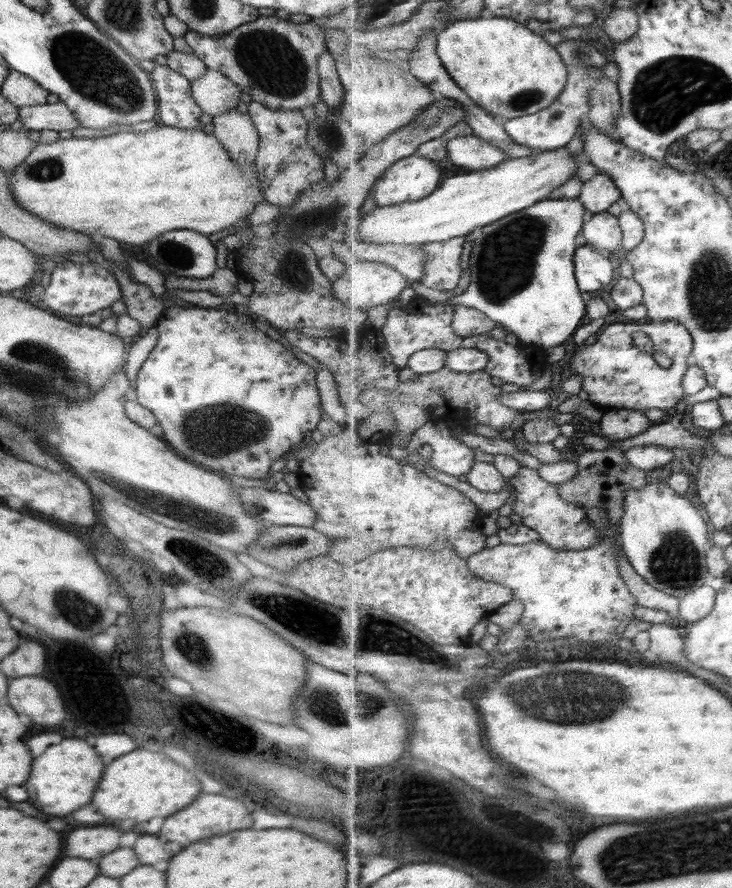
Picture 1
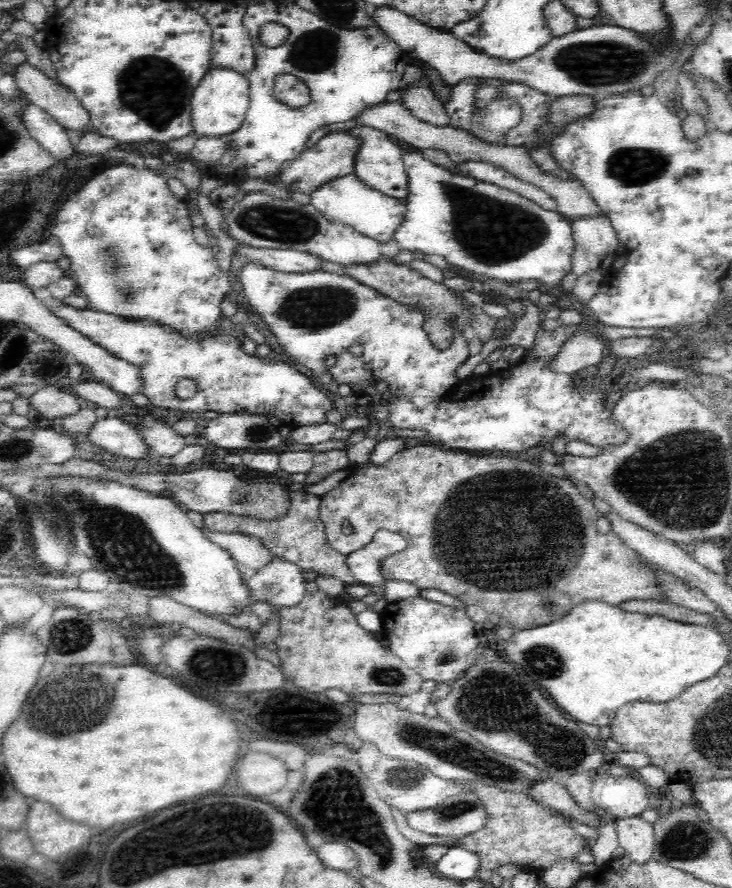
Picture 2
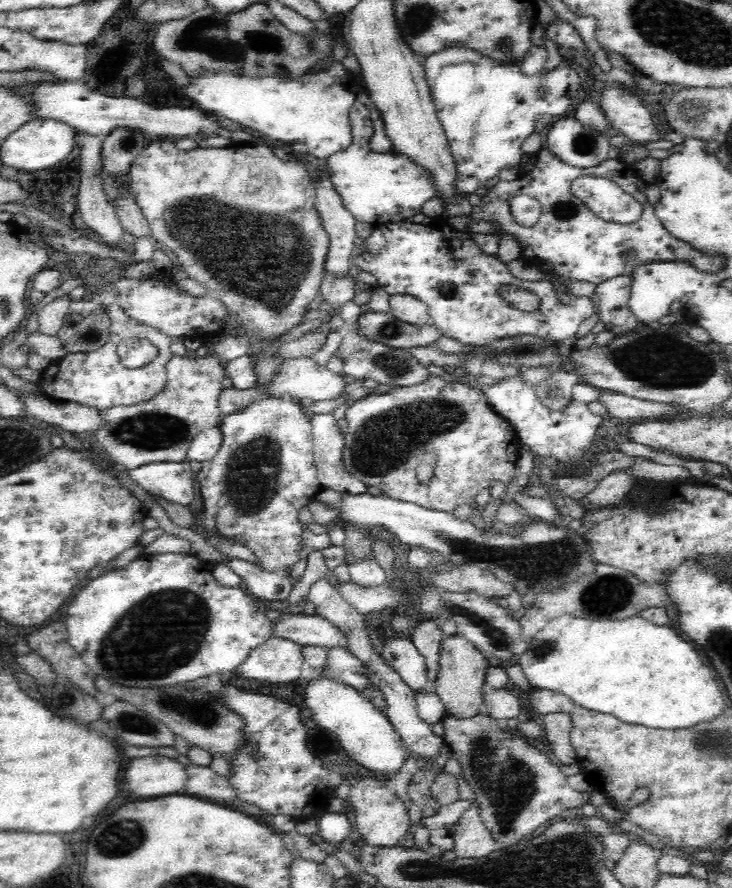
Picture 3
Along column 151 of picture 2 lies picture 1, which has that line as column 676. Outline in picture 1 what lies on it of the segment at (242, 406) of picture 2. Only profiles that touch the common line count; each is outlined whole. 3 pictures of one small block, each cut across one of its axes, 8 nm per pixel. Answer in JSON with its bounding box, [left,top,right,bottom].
[571,320,694,412]

